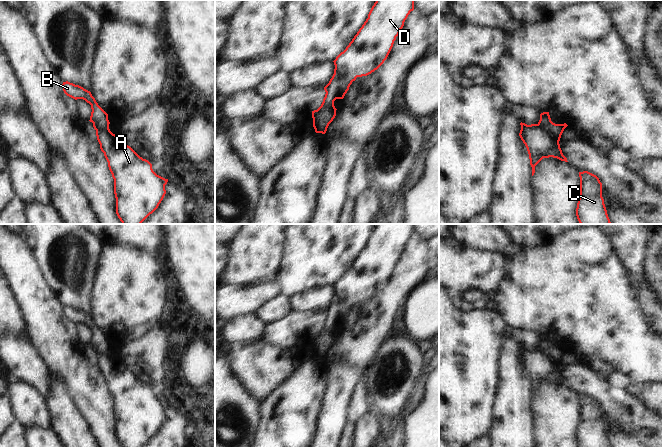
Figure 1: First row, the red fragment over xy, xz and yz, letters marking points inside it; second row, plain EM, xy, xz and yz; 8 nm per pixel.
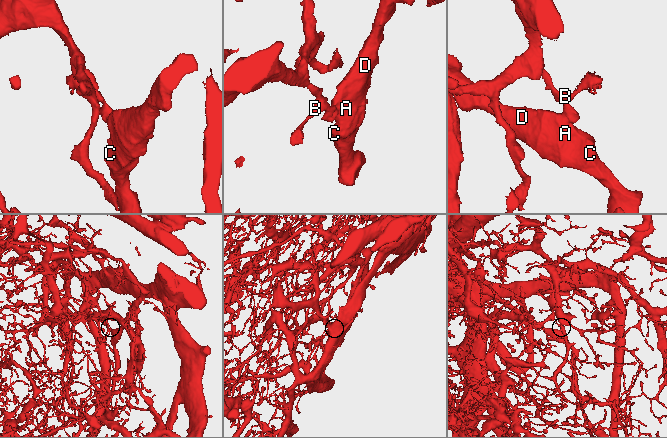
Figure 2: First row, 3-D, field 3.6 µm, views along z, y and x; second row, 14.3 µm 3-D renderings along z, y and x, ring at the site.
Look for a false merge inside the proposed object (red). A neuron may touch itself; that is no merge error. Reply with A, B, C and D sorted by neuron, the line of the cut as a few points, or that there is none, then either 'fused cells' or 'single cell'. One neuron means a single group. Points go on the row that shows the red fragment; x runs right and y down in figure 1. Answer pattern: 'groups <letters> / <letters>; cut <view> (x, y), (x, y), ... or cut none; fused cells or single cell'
groups A C D / B; cut yz (537, 124), (558, 143); fused cells

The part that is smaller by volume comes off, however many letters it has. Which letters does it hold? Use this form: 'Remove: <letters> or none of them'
Remove: A, C, D

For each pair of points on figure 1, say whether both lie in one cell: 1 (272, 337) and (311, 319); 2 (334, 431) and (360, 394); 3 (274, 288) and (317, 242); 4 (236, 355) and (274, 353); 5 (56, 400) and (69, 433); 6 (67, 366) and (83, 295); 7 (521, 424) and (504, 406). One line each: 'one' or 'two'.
1: one
2: two
3: one
4: one
5: one
6: two
7: one

